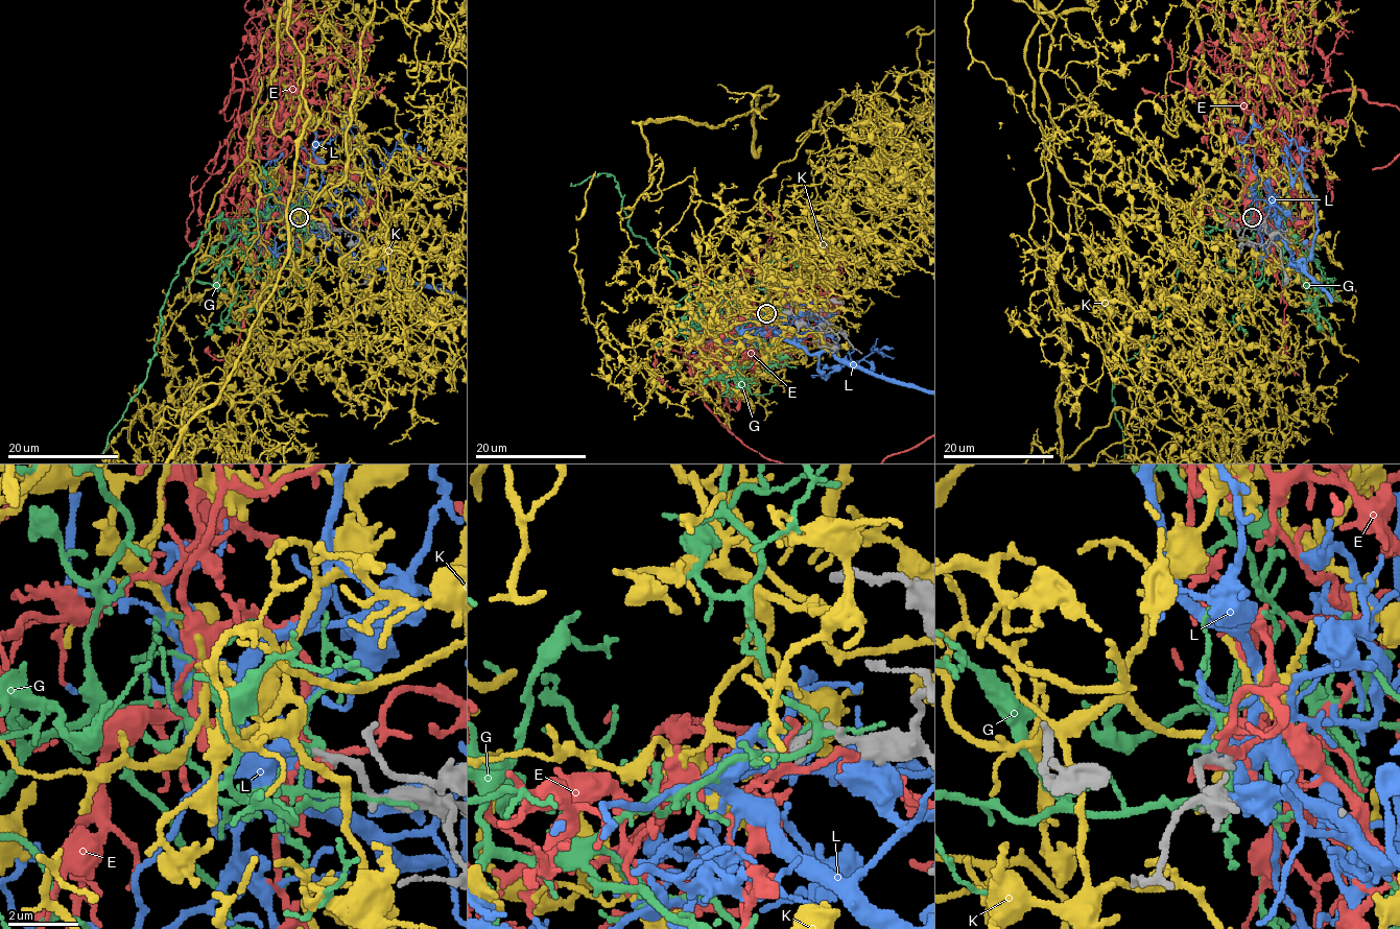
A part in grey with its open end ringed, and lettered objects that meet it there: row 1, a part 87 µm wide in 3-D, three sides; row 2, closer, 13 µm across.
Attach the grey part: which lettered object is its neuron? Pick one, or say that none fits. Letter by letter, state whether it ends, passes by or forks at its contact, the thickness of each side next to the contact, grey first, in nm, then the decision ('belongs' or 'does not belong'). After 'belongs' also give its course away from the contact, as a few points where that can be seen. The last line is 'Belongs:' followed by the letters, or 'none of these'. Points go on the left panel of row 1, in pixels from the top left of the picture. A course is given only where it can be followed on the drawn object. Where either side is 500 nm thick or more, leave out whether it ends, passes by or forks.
E: it forks there; 200 nm thick on the grey side, 160 nm on the other; does not belong
G: it passes by; 300 nm thick on the grey side, 140 nm on the other; does not belong
K: it ends there; 200 nm thick on the grey side, 170 nm on the other; belongs
L: it passes by; 200 nm thick on the grey side, 380 nm on the other; does not belong
Belongs: K

